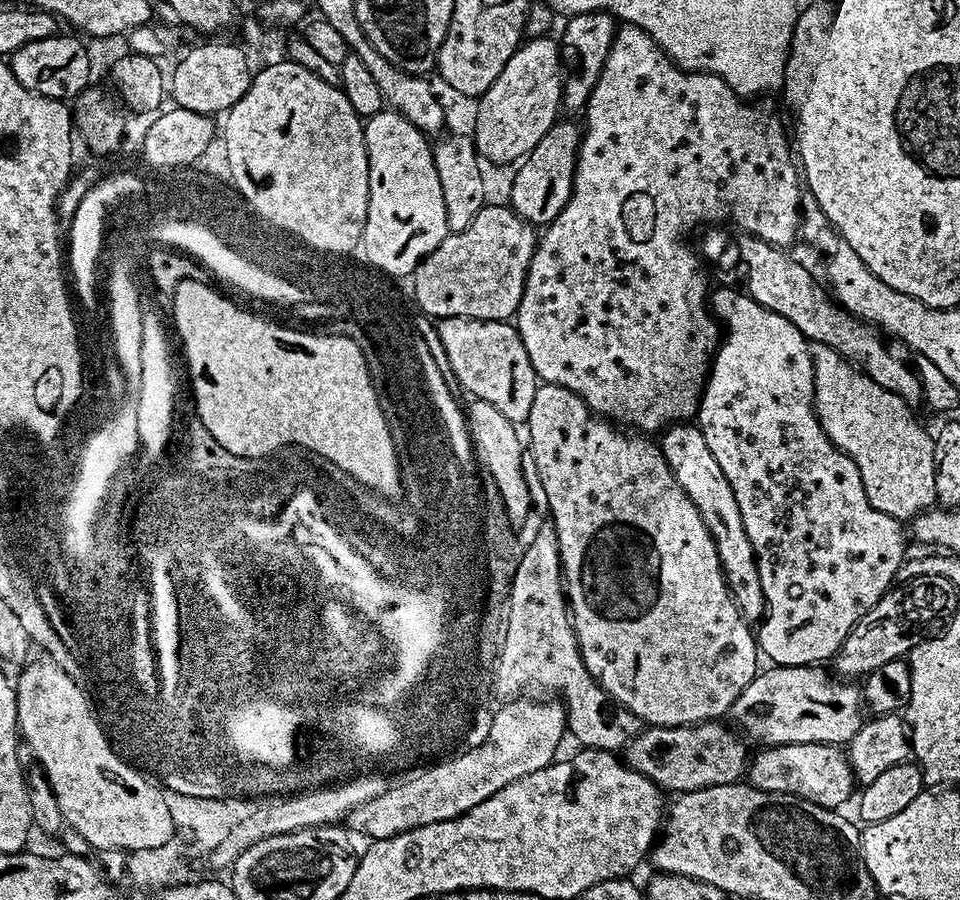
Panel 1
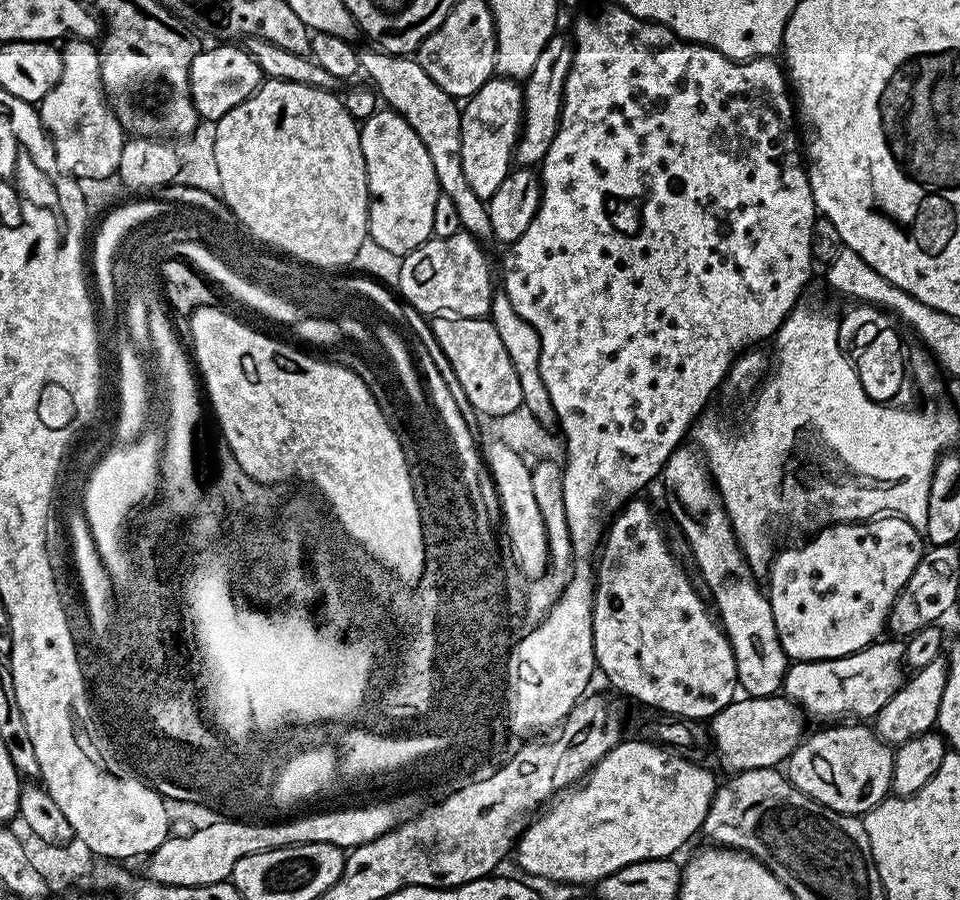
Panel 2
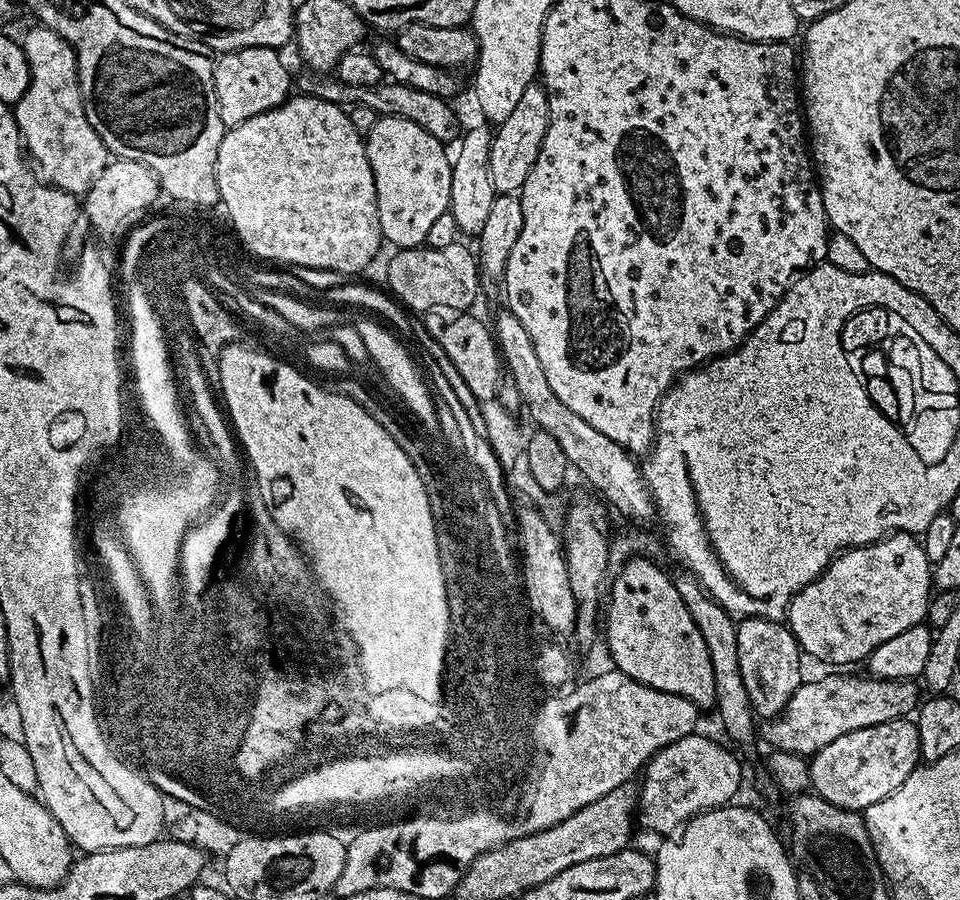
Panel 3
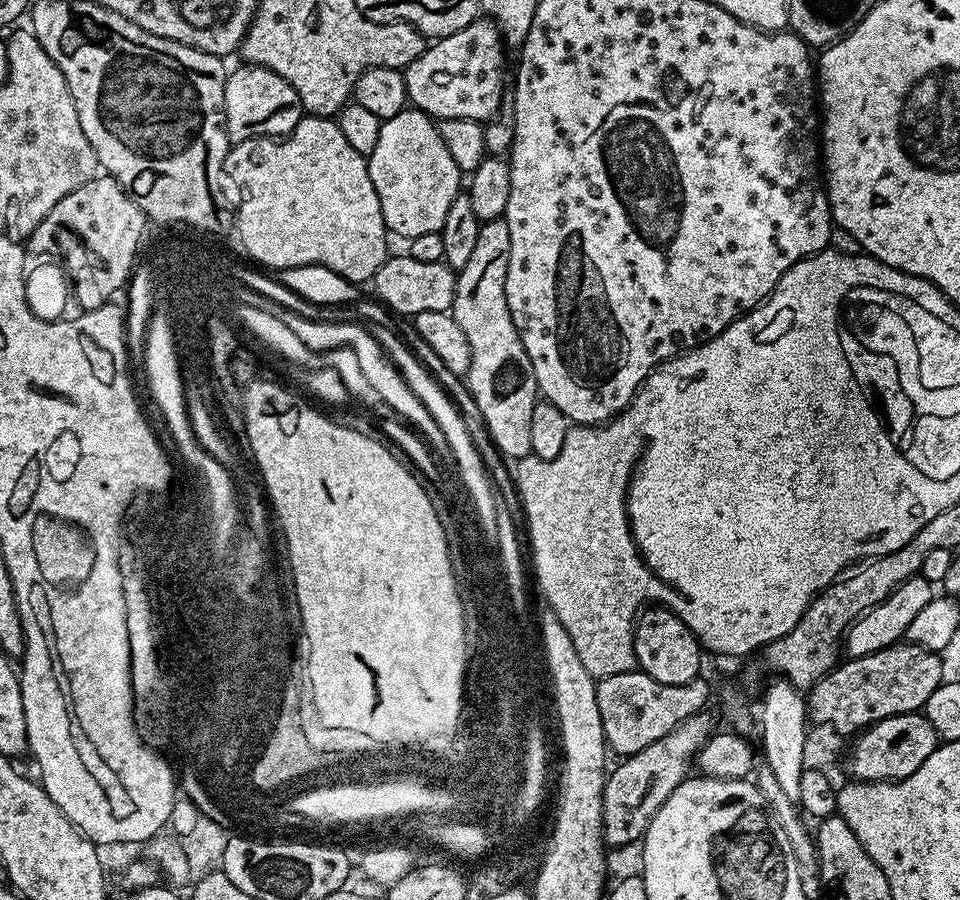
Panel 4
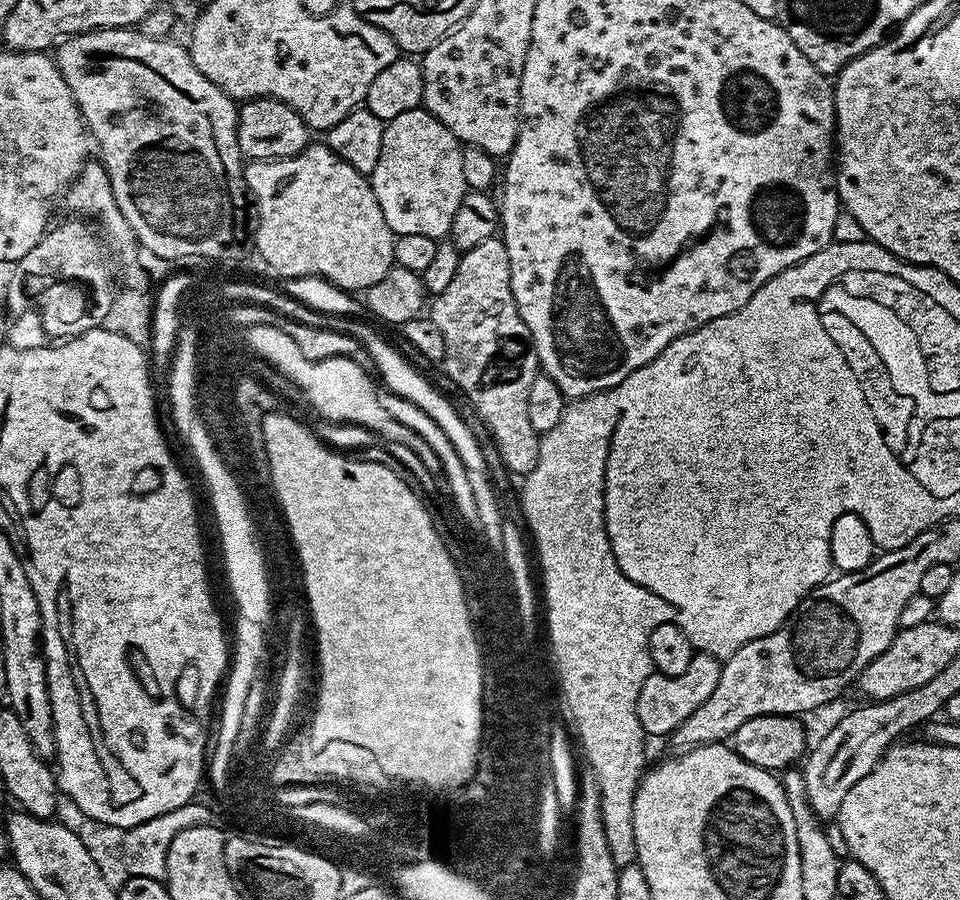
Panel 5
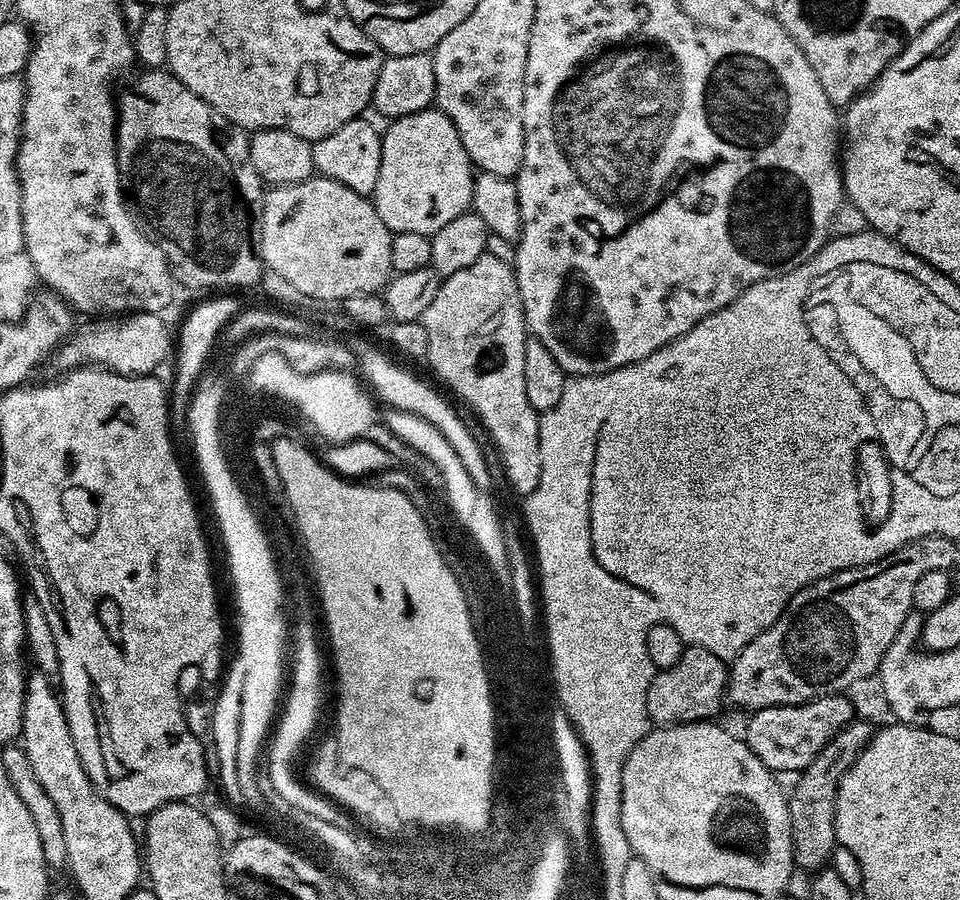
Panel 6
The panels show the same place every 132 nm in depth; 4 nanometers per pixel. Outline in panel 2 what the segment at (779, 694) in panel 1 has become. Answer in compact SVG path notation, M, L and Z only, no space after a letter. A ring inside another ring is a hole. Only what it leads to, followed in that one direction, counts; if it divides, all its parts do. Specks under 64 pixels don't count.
M900 642L884 643L870 644L860 652L833 660L793 663L790 672L793 677L796 675L795 703L816 716L844 716L853 712L856 718L876 717L906 679L905 645Z

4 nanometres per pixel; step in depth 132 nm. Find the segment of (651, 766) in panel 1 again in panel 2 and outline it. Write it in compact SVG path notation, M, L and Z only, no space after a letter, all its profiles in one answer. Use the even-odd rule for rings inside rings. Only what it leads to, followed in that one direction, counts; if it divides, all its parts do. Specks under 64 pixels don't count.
M784 694L737 698L712 717L710 740L712 744L716 743L721 766L735 774L751 768L783 765L805 735L805 713L789 697L788 700Z

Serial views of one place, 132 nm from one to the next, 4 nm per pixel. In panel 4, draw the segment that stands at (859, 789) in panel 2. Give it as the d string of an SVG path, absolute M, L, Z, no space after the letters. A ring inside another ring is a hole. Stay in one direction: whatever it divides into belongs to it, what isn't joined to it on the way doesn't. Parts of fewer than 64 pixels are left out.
M923 711L894 714L890 718L882 718L876 724L863 729L855 737L855 740L856 745L852 748L852 757L848 760L848 768L852 771L851 779L856 782L905 780L907 776L914 774L914 770L918 770L918 766L922 766L922 762L926 762L926 758L930 758L930 754L934 754L934 750L941 743L940 736L934 730L934 726L930 726Z

